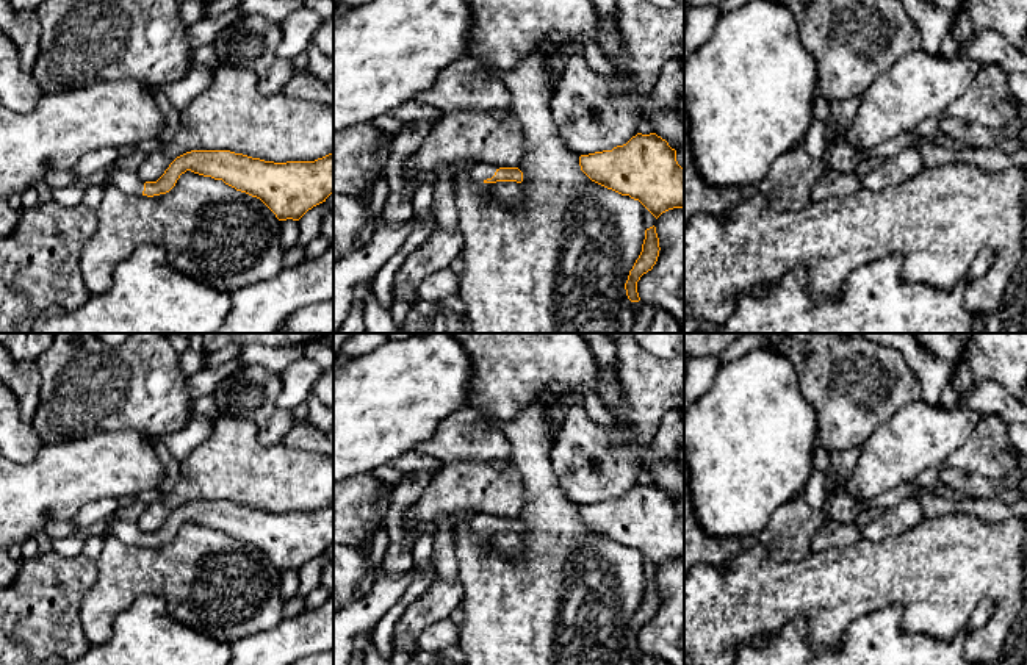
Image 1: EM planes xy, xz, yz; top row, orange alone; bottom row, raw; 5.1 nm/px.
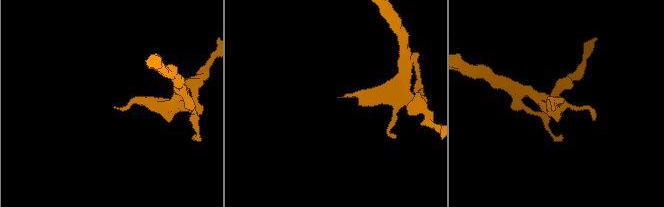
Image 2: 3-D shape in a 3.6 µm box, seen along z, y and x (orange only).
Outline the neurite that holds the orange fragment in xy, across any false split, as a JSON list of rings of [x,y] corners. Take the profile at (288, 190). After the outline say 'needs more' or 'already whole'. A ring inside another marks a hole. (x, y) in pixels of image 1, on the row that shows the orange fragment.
[[[191,150],[177,156],[157,182],[146,183],[136,172],[114,166],[105,171],[111,185],[147,197],[169,192],[191,171],[260,199],[279,221],[299,221],[333,194],[333,152],[315,161],[274,163],[230,150]]]; needs more

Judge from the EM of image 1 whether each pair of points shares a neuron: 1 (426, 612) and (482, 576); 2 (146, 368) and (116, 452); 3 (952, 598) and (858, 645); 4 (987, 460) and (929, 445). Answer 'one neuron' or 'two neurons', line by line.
1: two neurons
2: two neurons
3: two neurons
4: two neurons

